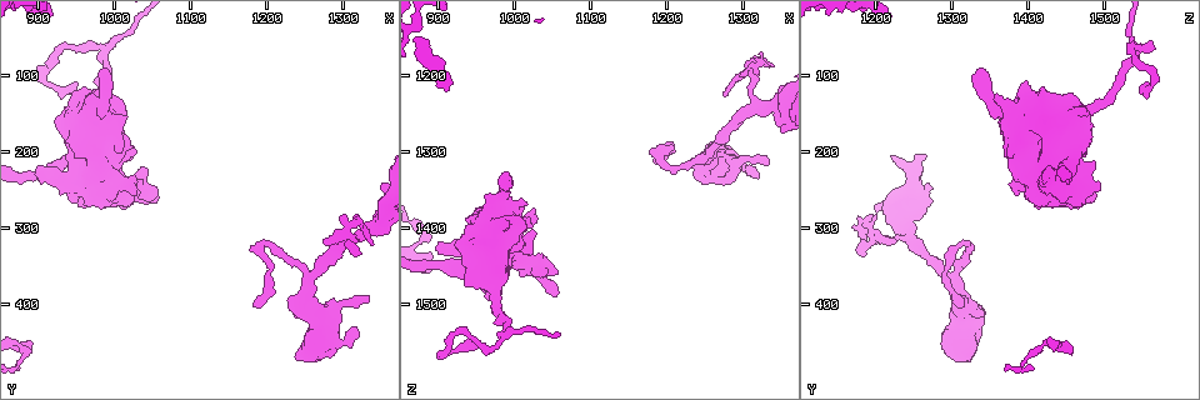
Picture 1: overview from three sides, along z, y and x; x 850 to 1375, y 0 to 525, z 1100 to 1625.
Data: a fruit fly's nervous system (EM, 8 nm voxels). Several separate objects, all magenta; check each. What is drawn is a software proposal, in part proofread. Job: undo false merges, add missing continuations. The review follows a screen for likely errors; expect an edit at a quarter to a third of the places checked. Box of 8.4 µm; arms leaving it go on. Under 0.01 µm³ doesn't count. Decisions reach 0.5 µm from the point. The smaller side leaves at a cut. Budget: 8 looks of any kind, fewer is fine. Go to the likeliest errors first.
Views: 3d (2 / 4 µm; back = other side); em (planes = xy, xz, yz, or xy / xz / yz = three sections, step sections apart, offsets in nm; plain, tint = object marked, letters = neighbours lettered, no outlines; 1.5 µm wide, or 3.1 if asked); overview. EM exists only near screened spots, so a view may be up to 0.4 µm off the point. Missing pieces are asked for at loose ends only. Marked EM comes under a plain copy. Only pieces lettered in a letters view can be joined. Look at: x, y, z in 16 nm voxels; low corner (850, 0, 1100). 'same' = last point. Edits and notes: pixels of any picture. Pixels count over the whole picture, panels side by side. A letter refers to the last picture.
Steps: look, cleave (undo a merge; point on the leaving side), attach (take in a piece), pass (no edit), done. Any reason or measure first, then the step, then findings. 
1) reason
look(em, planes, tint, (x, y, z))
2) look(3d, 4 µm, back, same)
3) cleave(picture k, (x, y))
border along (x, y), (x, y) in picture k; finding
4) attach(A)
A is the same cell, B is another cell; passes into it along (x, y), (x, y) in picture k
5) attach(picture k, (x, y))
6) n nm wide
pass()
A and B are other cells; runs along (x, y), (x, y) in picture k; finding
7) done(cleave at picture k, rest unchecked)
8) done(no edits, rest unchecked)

thick end
look(em, xz, step 8, tint, (1235, 470, 1325))

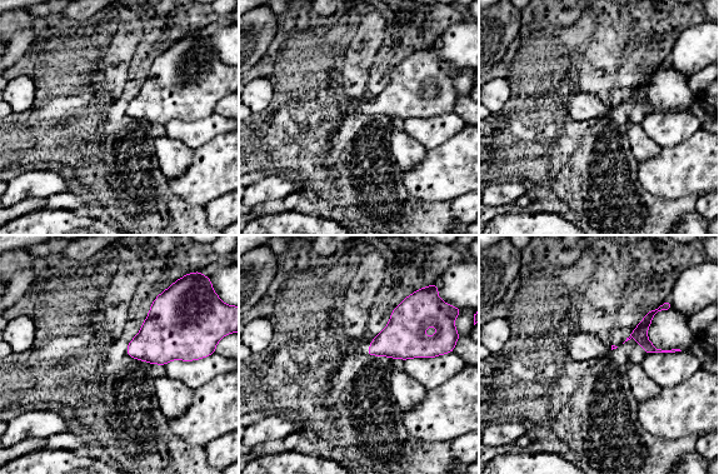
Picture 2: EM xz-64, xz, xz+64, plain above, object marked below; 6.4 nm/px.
look(em, xz, step 8, letters, same)

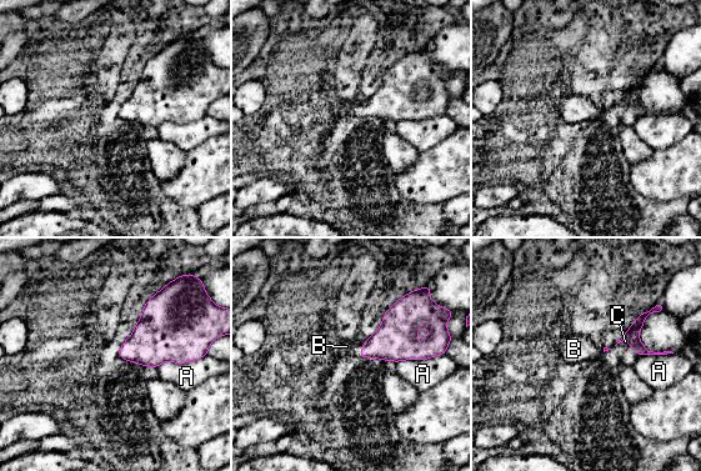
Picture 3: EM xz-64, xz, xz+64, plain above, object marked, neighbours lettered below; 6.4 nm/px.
A touches over 280 nm
attach(B)
B is the same cell, A and C are other cells; passes into it along (395, 340), (361, 350), (346, 346) in picture 3; it goes on there

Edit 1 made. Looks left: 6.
tapers out
look(em, planes, letters, (1275, 315, 1225))

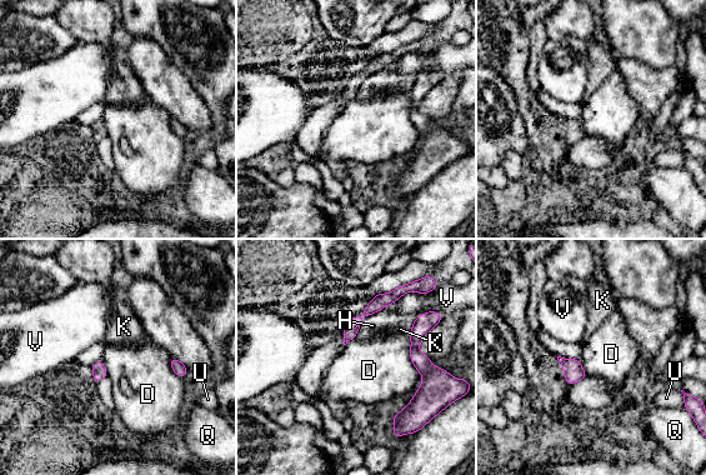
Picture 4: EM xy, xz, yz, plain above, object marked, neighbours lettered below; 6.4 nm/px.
pass()
D, H, K, Q, U and V are other cells; border along (409, 333), (410, 360), (417, 371) in picture 4; none of them fits

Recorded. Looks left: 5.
arms part here
look(em, planes, letters, (985, 70, 1535))

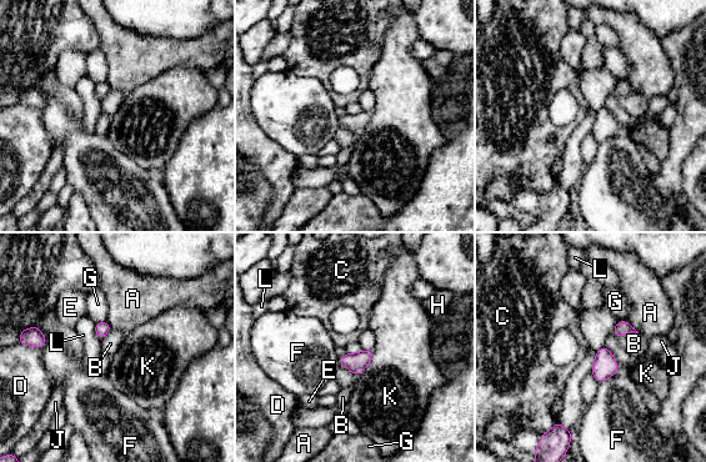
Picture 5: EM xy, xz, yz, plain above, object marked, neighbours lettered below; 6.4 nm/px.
pass()
A, B, C, D, E, F, G, H, J, K and L are other cells; border along (556, 421), (551, 428) in picture 5; continuous, no second neuron

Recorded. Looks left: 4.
done(attach at picture 3, rest unchecked)

